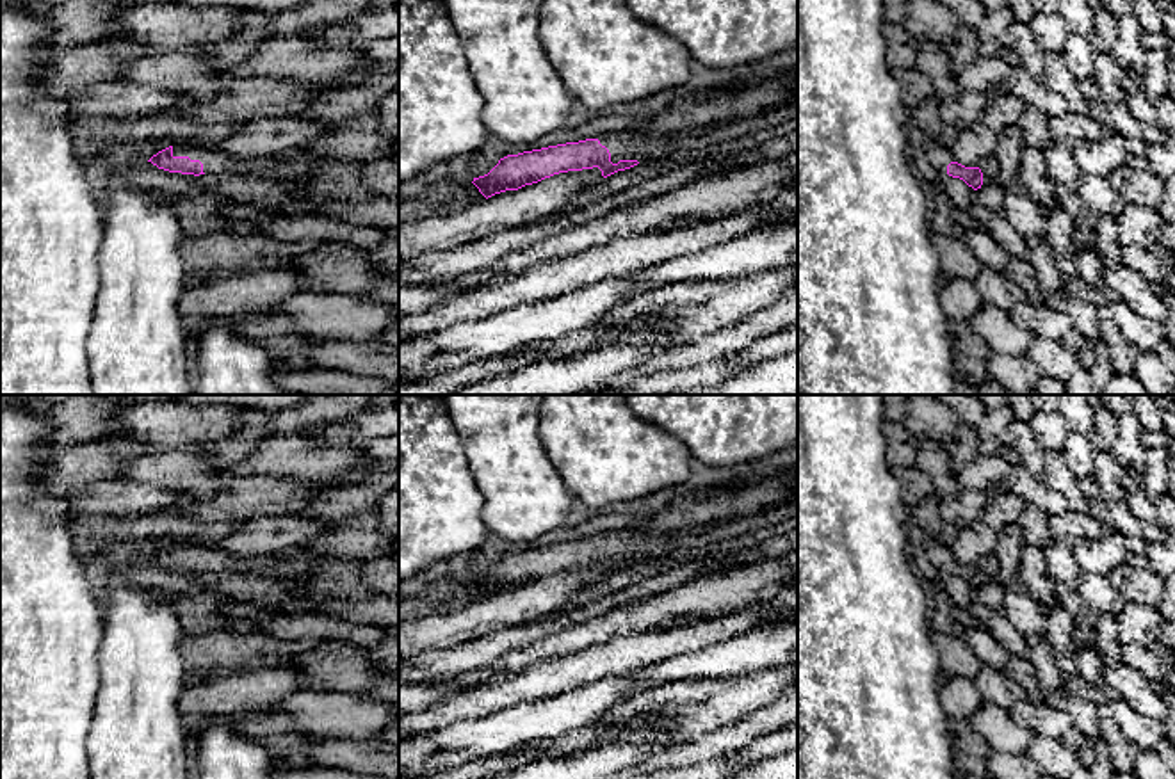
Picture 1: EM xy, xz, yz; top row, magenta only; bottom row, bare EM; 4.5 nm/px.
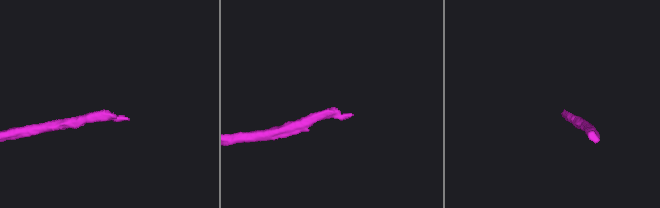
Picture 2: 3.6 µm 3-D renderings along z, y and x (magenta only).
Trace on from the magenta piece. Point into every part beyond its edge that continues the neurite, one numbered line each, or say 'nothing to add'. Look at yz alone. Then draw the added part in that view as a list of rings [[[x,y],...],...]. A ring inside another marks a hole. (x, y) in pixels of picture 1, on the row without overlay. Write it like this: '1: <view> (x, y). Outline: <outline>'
1: yz (939, 555). Outline: [[[928,539],[924,551],[929,558],[929,562],[940,569],[942,573],[947,573],[947,564],[951,560],[956,560],[954,553],[951,551],[949,546],[944,546],[940,541],[936,539]]]

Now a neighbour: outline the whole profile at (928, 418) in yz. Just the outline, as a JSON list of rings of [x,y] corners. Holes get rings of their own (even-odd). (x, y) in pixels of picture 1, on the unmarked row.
[[[908,395],[903,425],[917,441],[952,445],[960,438],[961,418],[935,395]]]

